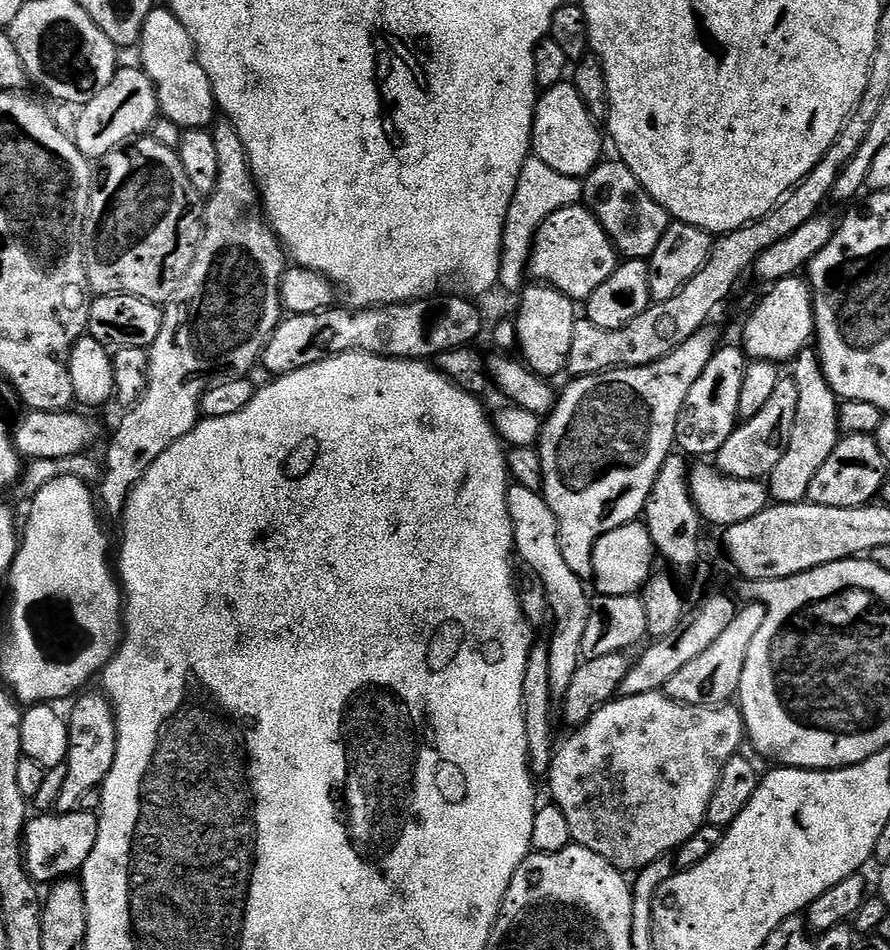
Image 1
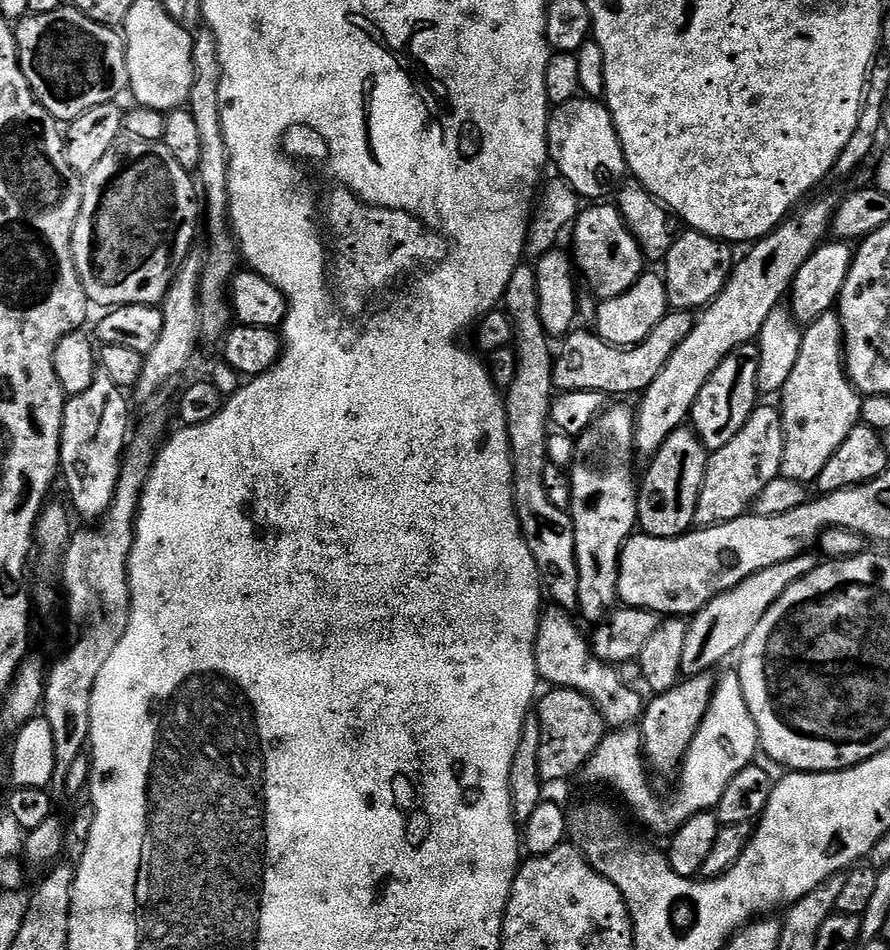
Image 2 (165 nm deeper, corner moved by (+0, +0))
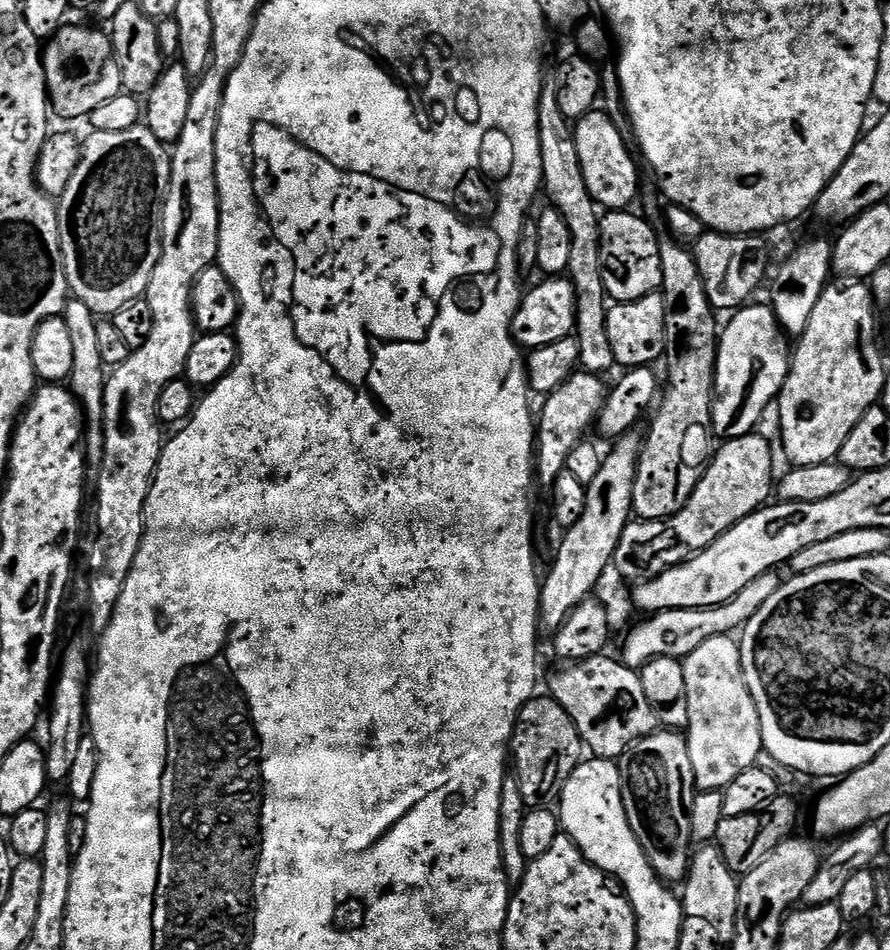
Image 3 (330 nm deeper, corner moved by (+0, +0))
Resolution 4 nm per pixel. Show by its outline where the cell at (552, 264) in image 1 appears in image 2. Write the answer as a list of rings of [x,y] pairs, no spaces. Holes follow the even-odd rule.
[[[589,203],[576,217],[571,232],[570,252],[574,257],[575,267],[581,277],[584,275],[588,279],[587,291],[595,296],[597,301],[618,298],[618,294],[626,294],[626,290],[630,290],[630,286],[634,286],[634,282],[638,282],[638,278],[645,272],[644,251],[615,203]]]

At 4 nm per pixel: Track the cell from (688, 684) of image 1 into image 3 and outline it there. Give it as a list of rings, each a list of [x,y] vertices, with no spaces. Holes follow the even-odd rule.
[[[657,730],[646,738],[634,742],[618,757],[620,777],[622,778],[622,802],[626,806],[626,818],[630,822],[630,830],[642,842],[642,850],[646,850],[646,858],[665,882],[683,881],[688,874],[688,866],[692,862],[694,841],[690,830],[690,814],[697,794],[696,775],[690,758],[687,739],[676,730]]]

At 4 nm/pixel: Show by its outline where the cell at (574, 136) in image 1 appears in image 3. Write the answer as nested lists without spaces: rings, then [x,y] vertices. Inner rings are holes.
[[[593,110],[586,113],[581,120],[575,121],[574,127],[576,130],[576,141],[578,142],[578,159],[582,162],[582,174],[586,174],[586,186],[590,190],[590,194],[592,195],[592,197],[595,198],[597,205],[599,205],[599,207],[604,210],[624,210],[627,209],[629,205],[631,205],[628,203],[630,203],[631,200],[635,198],[635,196],[637,199],[638,193],[641,191],[642,188],[642,183],[640,184],[640,172],[638,169],[636,169],[637,157],[634,155],[634,152],[633,152],[634,157],[632,157],[632,152],[630,149],[628,149],[628,144],[626,141],[624,141],[624,136],[622,133],[620,133],[619,126],[616,125],[615,122],[612,121],[610,117],[612,116],[609,115],[607,111]]]

